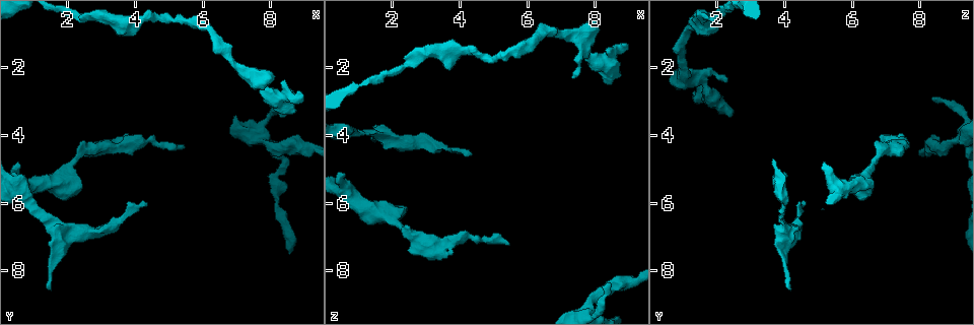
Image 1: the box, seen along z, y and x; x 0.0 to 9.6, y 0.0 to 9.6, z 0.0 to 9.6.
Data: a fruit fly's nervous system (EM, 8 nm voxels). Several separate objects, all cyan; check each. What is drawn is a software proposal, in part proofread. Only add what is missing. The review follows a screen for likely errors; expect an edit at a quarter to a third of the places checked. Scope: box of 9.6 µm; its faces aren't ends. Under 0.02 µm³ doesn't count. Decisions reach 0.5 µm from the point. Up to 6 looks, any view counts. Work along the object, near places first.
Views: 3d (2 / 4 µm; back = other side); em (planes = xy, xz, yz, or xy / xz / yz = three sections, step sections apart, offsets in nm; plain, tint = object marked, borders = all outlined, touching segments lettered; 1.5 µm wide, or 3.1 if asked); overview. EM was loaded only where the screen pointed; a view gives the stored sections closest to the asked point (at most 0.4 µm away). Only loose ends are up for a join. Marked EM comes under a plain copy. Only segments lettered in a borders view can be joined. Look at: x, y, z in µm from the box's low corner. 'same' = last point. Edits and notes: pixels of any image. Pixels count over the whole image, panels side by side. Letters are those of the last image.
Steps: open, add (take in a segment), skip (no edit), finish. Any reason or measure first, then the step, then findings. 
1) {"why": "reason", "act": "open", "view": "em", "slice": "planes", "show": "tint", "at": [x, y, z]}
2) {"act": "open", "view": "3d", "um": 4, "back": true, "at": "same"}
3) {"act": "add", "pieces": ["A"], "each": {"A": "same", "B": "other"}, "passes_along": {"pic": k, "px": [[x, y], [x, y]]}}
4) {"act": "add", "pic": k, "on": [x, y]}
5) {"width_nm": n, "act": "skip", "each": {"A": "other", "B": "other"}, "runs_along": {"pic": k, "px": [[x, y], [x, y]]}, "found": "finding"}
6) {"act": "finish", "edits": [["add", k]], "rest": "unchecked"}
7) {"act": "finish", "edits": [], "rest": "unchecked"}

{"why": "thin end", "act": "open", "view": "3d", "um": 4, "at": [4.40, 6.00, 4.65]}

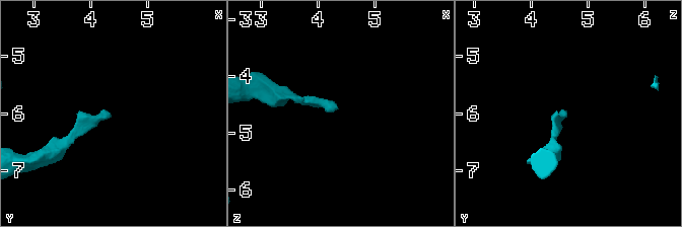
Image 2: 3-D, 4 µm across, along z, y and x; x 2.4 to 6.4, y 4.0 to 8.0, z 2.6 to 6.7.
{"why": "now the EM", "act": "open", "view": "em", "slice": "planes", "show": "borders", "at": [4.35, 6.05, 4.60]}

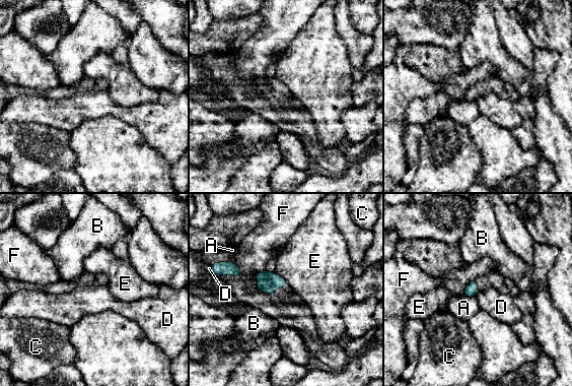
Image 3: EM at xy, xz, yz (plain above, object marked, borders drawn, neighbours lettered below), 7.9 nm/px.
{"act": "skip", "each": {"A": "other", "B": "other", "C": "other", "D": "other", "E": "other", "F": "other"}, "border": {"pic": 3, "px": [[479, 291], [475, 296]]}, "found": "none of them fits"}

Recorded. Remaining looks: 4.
{"why": "an open end", "act": "open", "view": "em", "slice": "planes", "show": "borders", "at": [7.35, 2.35, 2.35]}

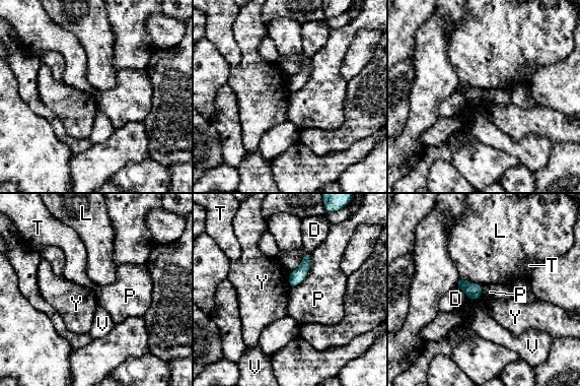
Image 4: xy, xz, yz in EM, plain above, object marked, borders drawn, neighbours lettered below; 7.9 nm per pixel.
{"act": "skip", "each": {"D": "other", "L": "other", "P": "other", "T": "other", "V": "other", "Y": "other"}, "found": "no lettered segment goes on from it"}

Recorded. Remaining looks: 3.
{"why": "tapers out", "act": "open", "view": "3d", "um": 2, "at": [8.45, 2.90, 8.40]}

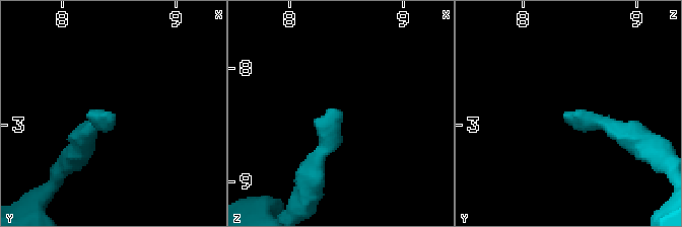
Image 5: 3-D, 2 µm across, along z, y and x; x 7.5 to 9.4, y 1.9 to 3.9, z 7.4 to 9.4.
{"why": "need the tissue", "act": "open", "view": "em", "slice": "planes", "show": "borders", "at": [8.48, 2.88, 8.44]}

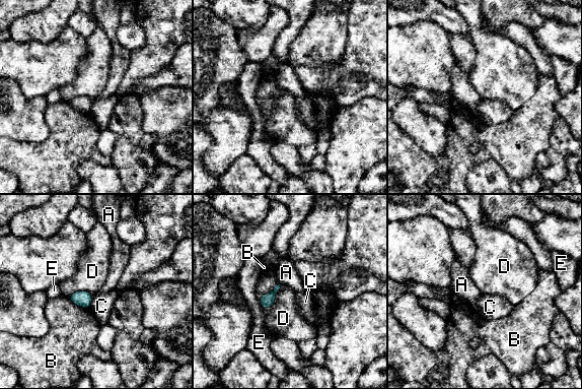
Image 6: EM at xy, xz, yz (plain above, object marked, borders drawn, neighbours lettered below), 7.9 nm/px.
{"act": "skip", "each": {"A": "other", "B": "other", "C": "other", "D": "other", "E": "other"}, "found": "none of them fits"}

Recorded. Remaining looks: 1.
{"act": "finish", "edits": [], "rest": "unchecked"}

